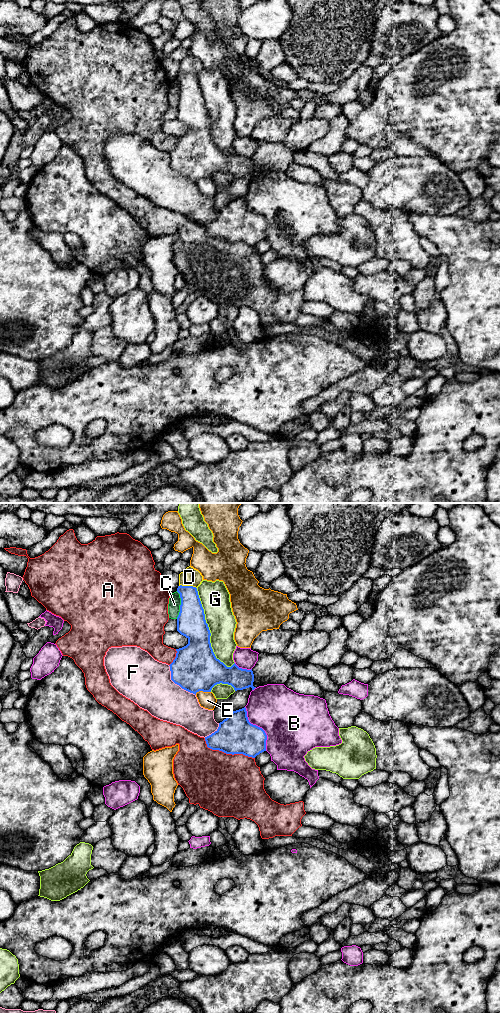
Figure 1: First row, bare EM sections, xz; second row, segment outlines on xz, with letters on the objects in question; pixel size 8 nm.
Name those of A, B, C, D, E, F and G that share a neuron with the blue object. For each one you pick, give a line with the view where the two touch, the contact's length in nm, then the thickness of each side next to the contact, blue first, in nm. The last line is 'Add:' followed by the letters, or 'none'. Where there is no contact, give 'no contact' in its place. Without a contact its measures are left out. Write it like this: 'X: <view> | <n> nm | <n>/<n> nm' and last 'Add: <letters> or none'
Add: none

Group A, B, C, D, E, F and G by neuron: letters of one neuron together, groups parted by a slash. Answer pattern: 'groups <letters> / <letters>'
groups A / B / C / D / E / F / G

